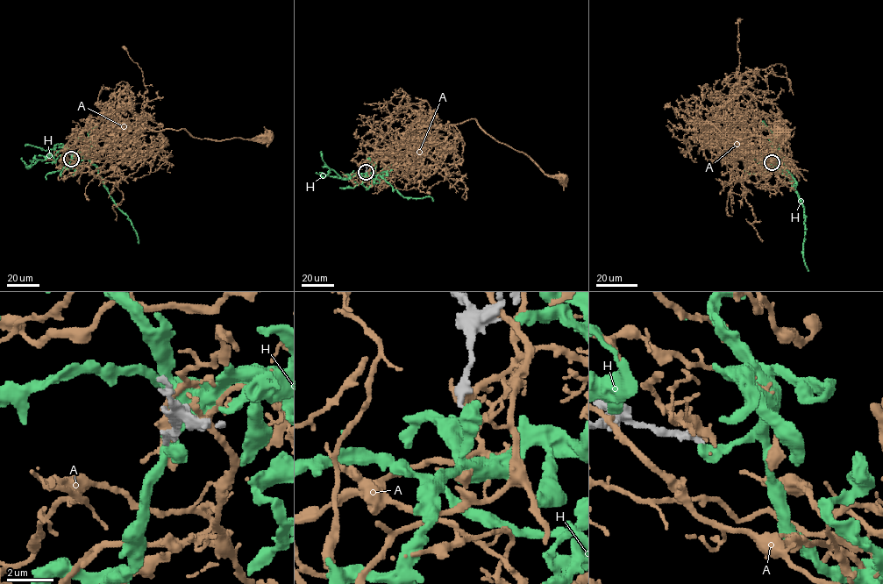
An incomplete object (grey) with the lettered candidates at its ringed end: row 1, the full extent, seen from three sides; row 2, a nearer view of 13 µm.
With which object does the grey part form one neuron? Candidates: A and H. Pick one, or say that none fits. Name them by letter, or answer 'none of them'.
none of them

